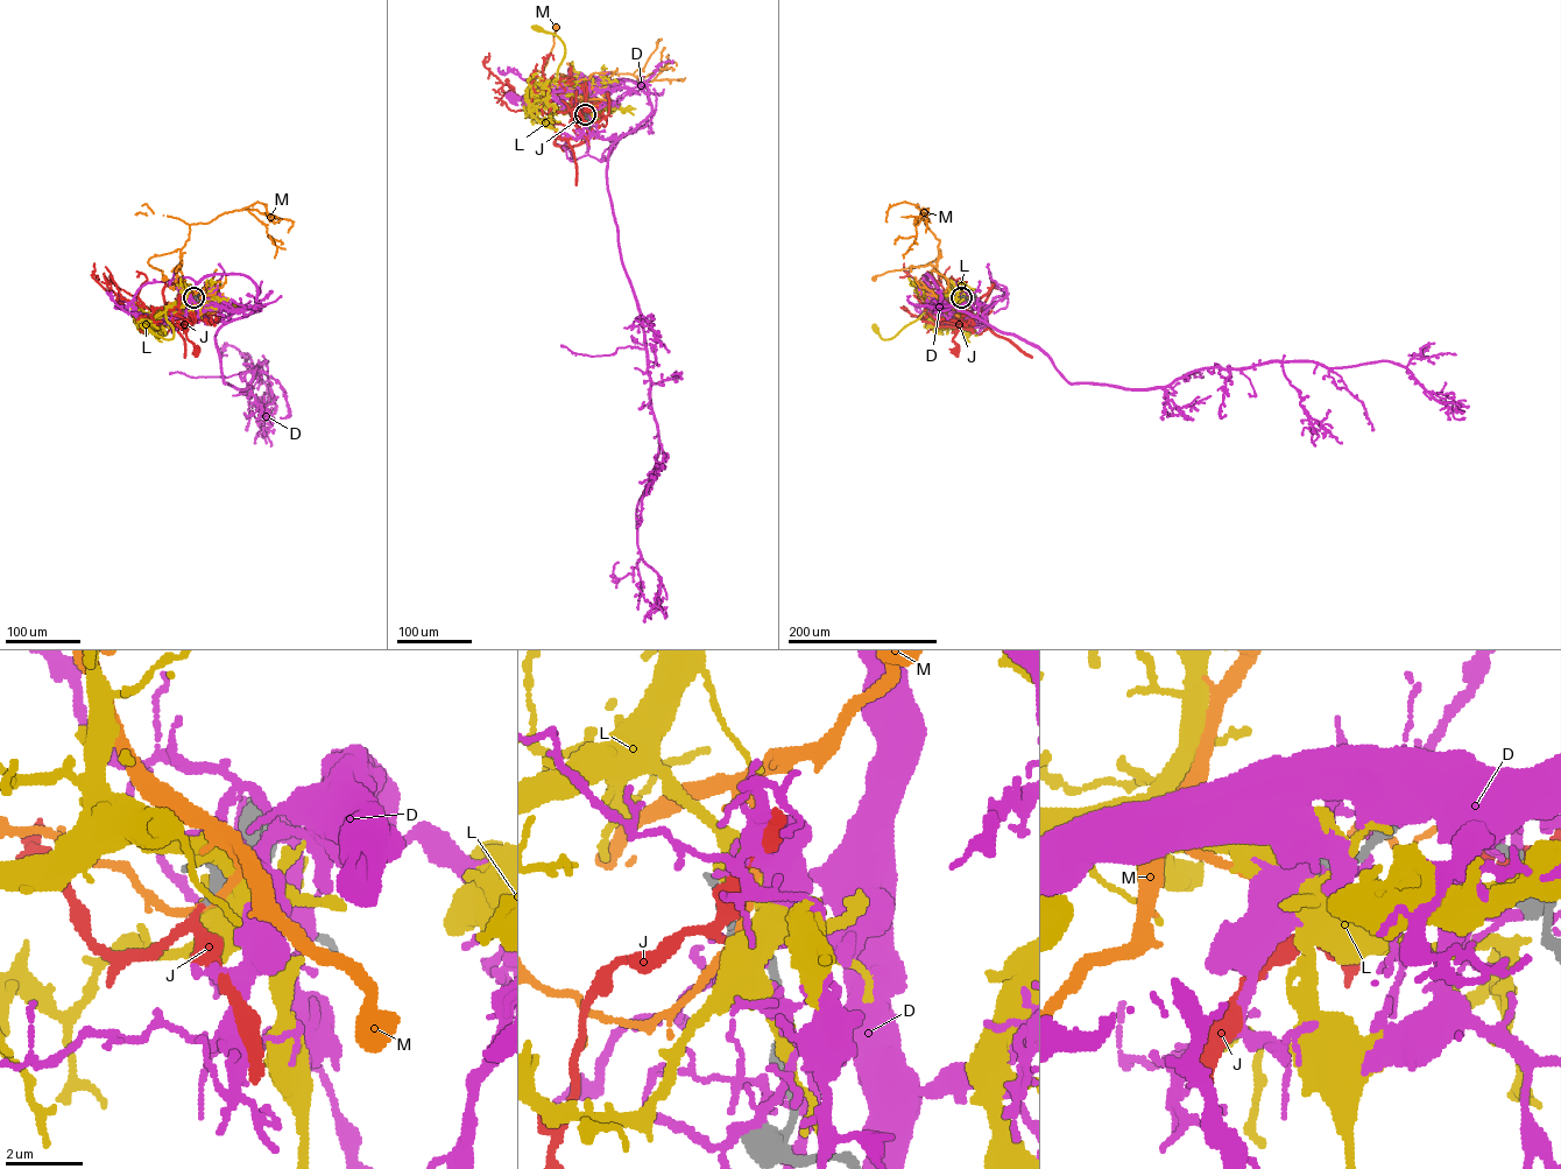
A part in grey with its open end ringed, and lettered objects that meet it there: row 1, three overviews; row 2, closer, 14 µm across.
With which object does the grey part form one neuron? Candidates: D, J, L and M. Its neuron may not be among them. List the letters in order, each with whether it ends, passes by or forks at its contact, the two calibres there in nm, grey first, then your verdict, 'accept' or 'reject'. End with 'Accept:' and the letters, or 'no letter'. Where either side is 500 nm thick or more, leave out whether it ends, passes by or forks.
D: it ends | 320/280 nm | reject
J: it passes by | 300/180 nm | accept
L: 440/550 nm | reject
M: it passes by | 440/180 nm | reject
Accept: J

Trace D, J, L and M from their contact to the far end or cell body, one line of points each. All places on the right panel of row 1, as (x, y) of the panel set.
D: (961, 297), (934, 303), (926, 277), (939, 290), (945, 307)
J: (961, 297), (968, 297), (965, 314), (973, 316), (961, 314), (949, 301), (934, 297), (908, 274), (899, 277)
L: (961, 297), (934, 300), (919, 318), (889, 338), (882, 339), (875, 326)
M: (961, 297), (959, 295), (963, 290), (937, 269), (939, 250), (939, 255), (925, 265), (889, 270), (875, 277)

